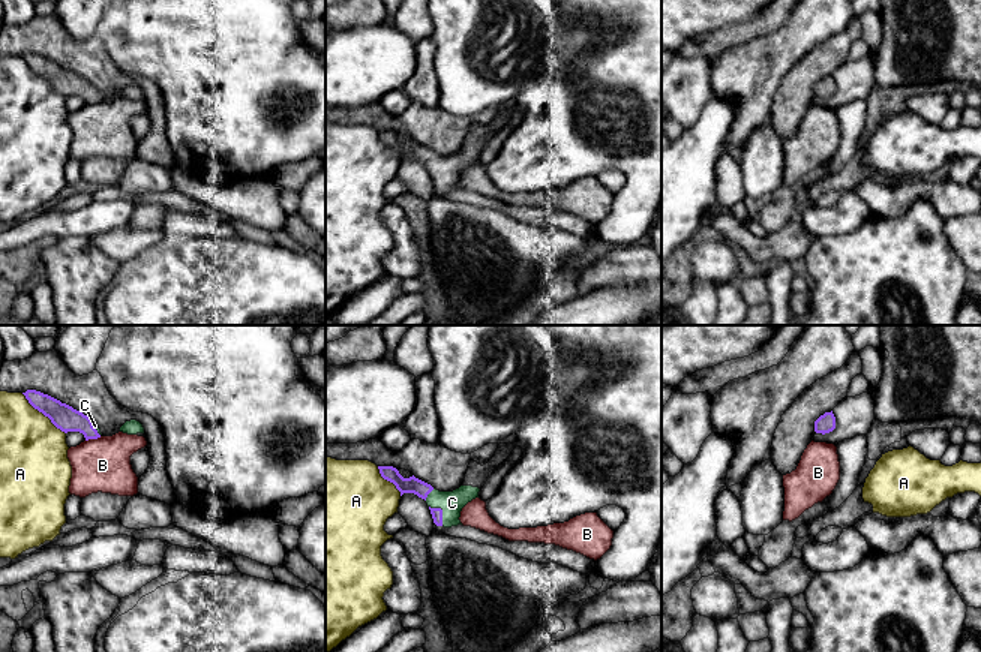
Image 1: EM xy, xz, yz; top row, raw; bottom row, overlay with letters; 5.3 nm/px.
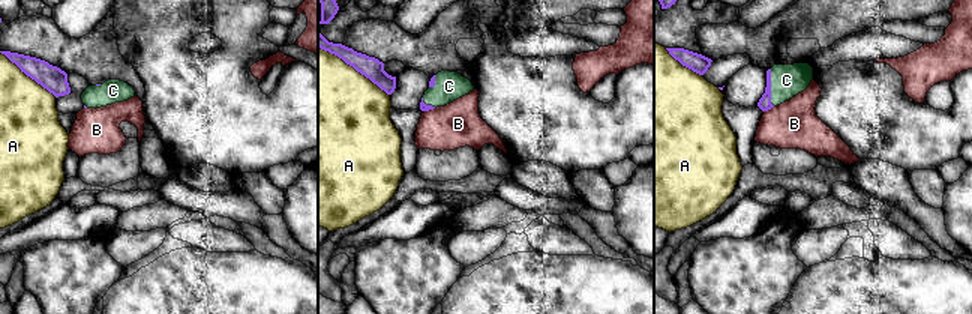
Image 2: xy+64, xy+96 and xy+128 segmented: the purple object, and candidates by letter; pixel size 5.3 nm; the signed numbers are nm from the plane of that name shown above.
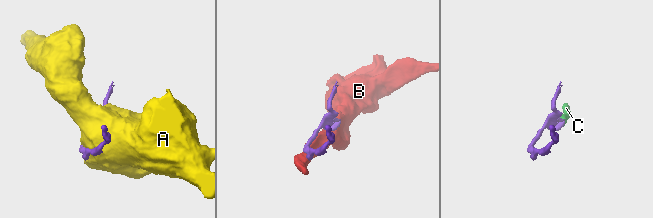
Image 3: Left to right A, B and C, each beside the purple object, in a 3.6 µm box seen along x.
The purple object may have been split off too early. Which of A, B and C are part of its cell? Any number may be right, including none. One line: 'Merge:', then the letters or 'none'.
Merge: C

